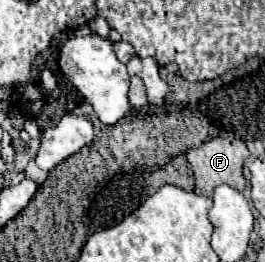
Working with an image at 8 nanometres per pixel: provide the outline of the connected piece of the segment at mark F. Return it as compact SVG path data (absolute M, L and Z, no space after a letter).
M211 138L209 142L189 150L185 156L195 174L195 194L213 196L213 190L219 184L229 184L235 190L245 188L241 168L249 150L241 140Z

